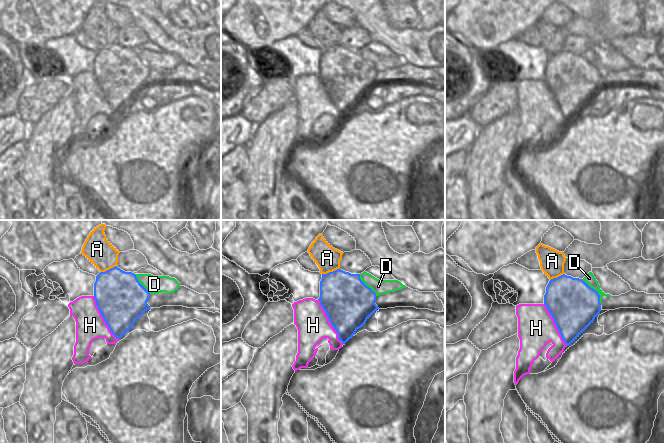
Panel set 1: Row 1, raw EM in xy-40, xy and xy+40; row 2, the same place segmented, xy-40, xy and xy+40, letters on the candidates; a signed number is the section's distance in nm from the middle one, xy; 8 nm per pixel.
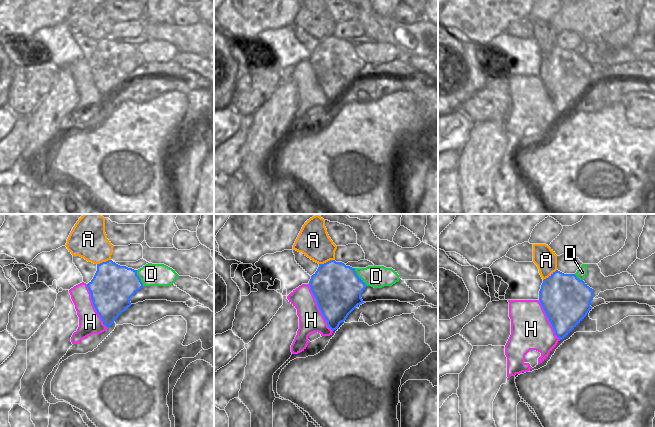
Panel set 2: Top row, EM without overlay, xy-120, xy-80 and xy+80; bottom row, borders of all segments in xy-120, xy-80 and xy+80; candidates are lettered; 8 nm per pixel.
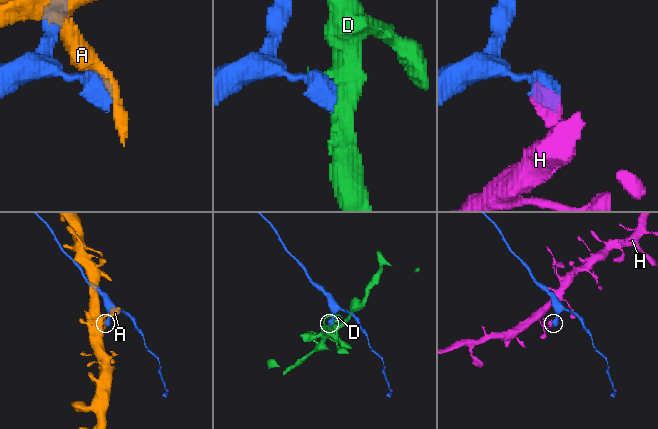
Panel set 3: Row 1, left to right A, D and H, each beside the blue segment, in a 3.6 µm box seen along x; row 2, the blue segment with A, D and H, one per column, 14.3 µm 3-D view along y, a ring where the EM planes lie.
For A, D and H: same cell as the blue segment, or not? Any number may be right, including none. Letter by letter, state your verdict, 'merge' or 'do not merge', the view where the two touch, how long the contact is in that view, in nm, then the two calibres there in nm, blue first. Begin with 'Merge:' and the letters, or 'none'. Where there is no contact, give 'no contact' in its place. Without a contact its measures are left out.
Merge: none
A: do not merge | xy | 160 nm | 380/200 nm
D: do not merge | xy+40 | 260 nm | 400/80 nm
H: do not merge | xy | 420 nm | 400/260 nm

